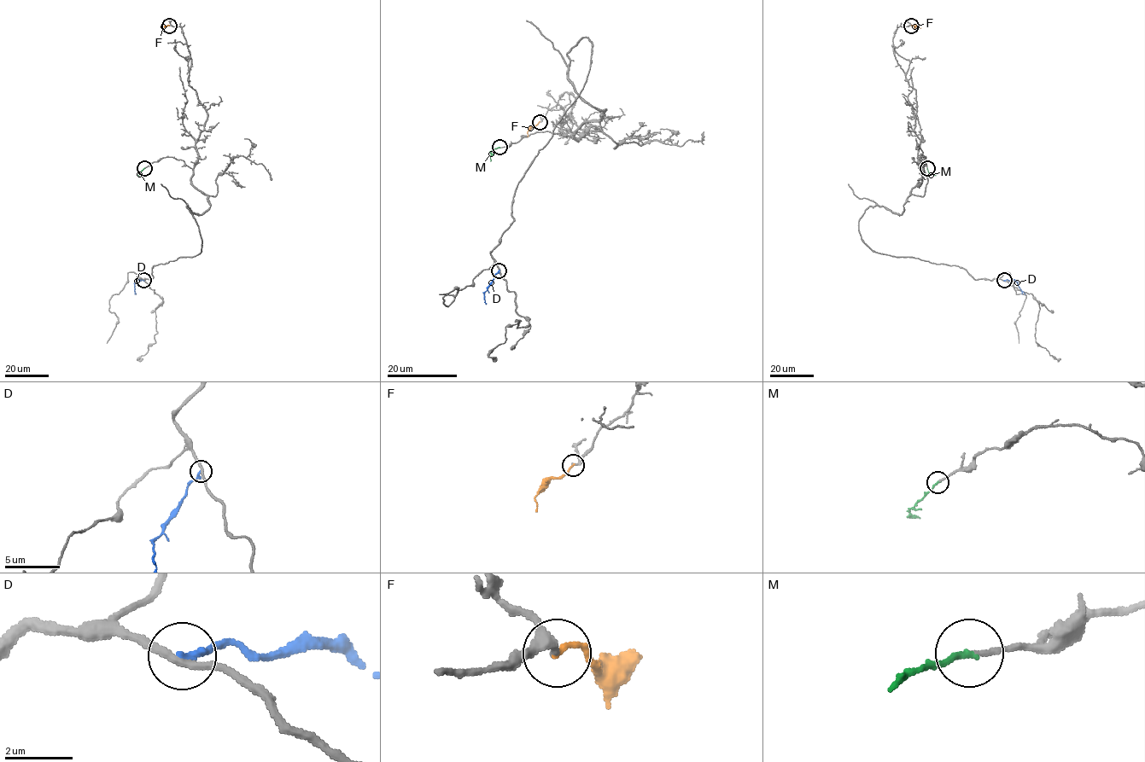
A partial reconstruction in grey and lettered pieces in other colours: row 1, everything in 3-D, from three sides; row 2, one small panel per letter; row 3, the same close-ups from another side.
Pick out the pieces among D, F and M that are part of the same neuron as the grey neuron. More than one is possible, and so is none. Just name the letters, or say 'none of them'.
M

